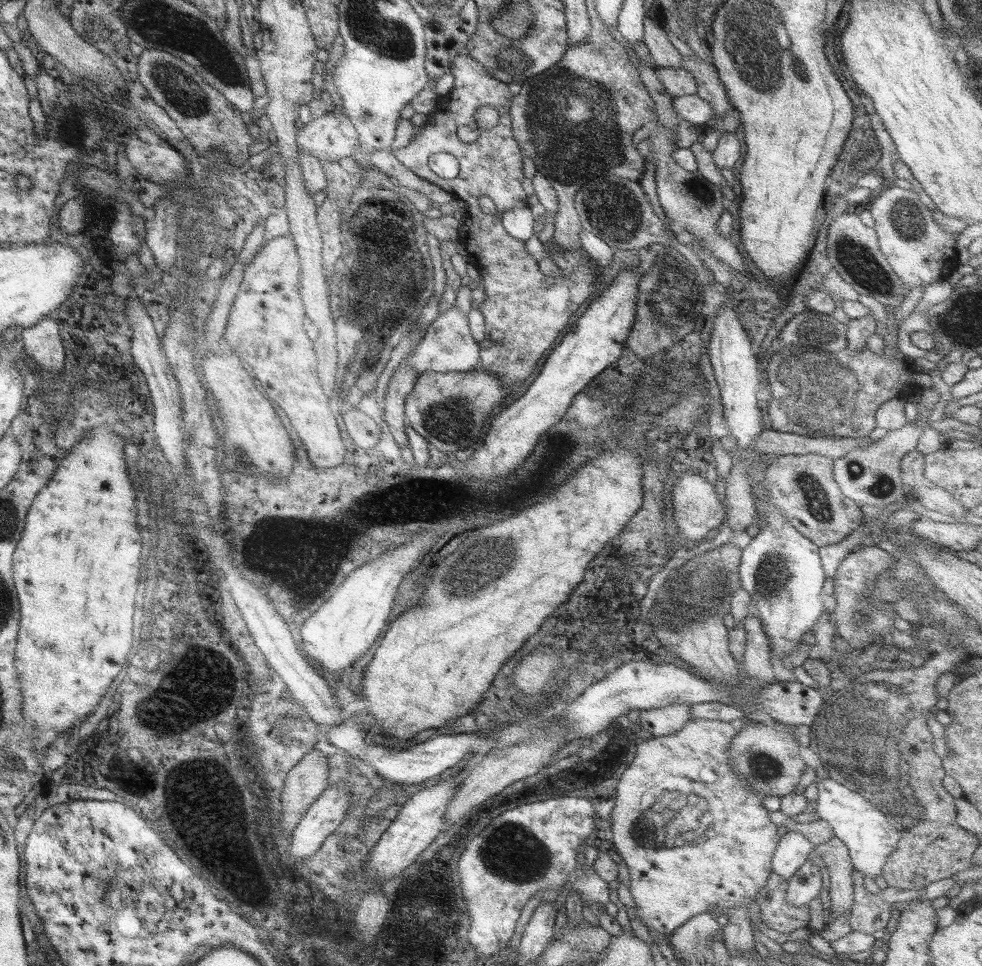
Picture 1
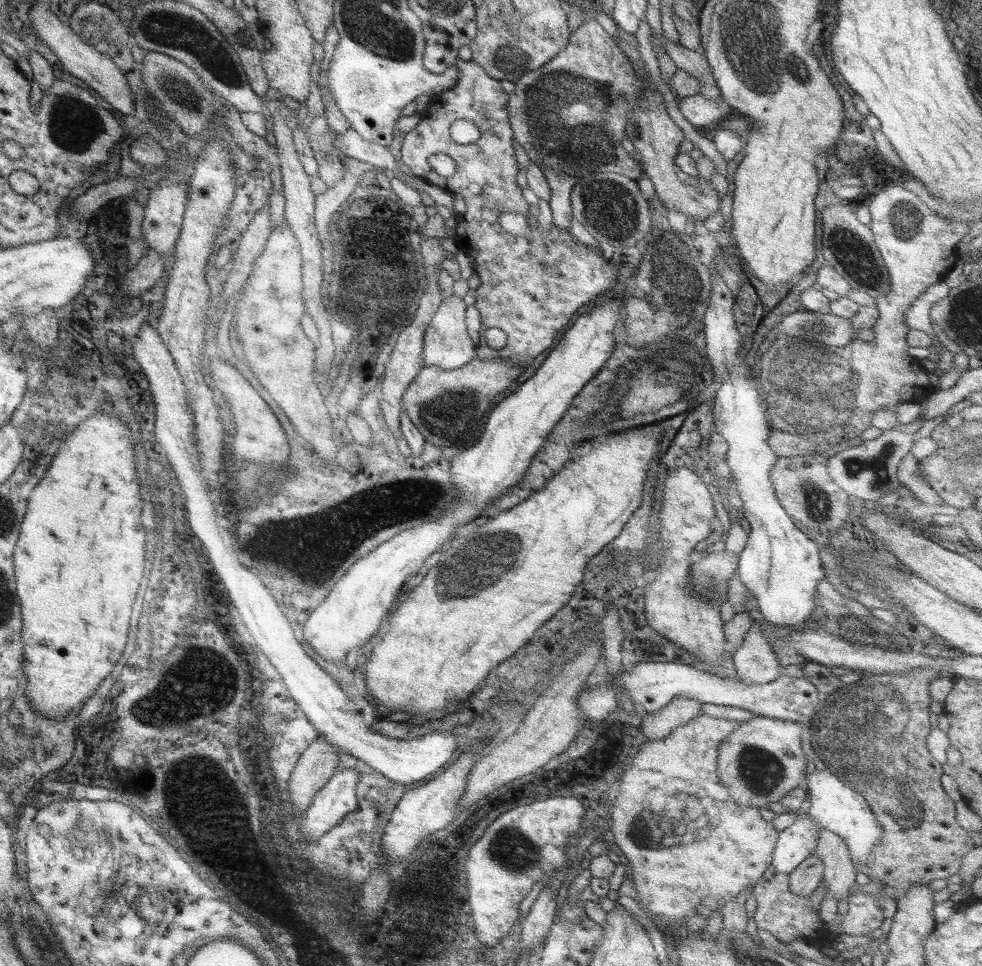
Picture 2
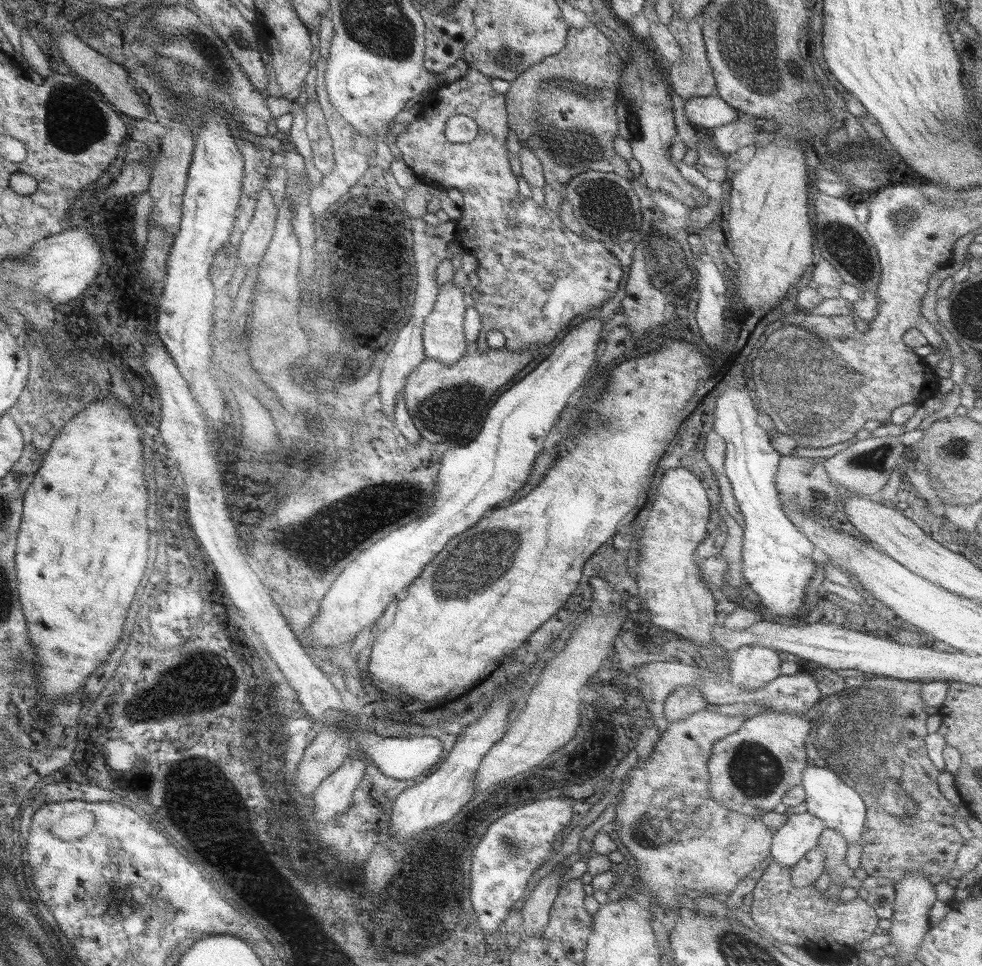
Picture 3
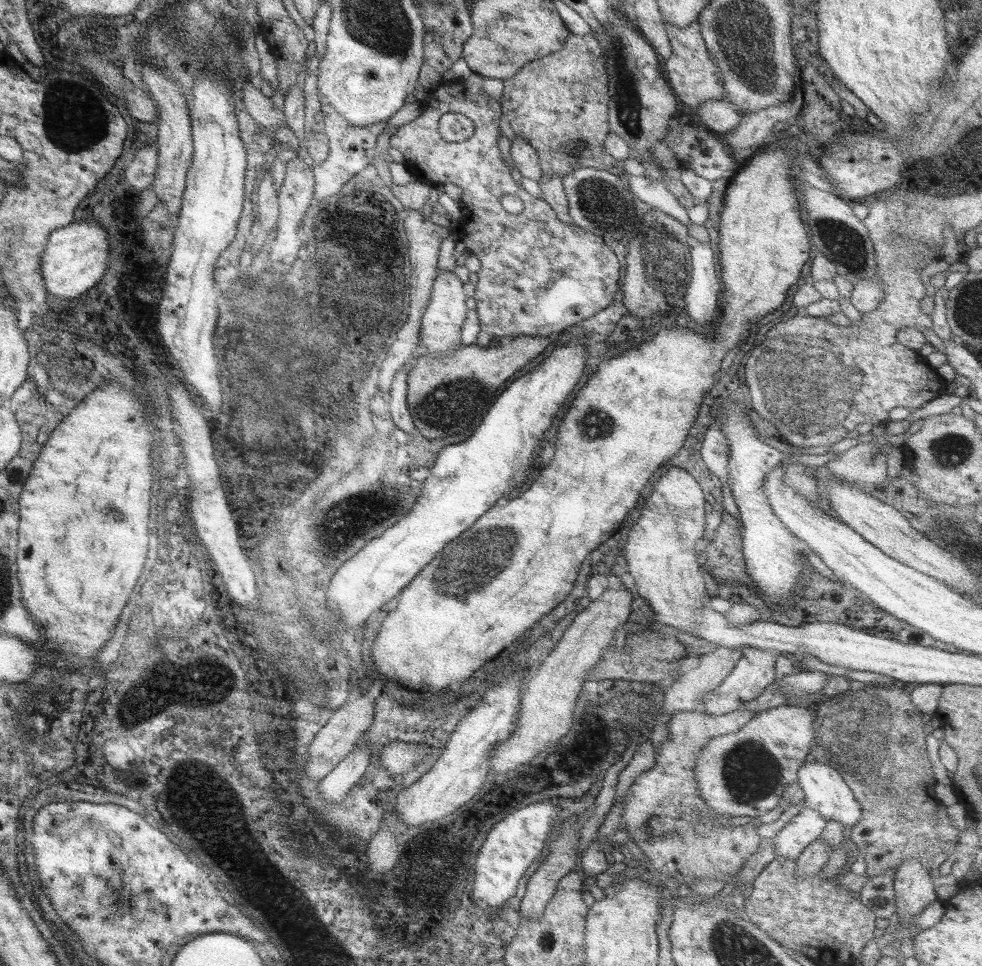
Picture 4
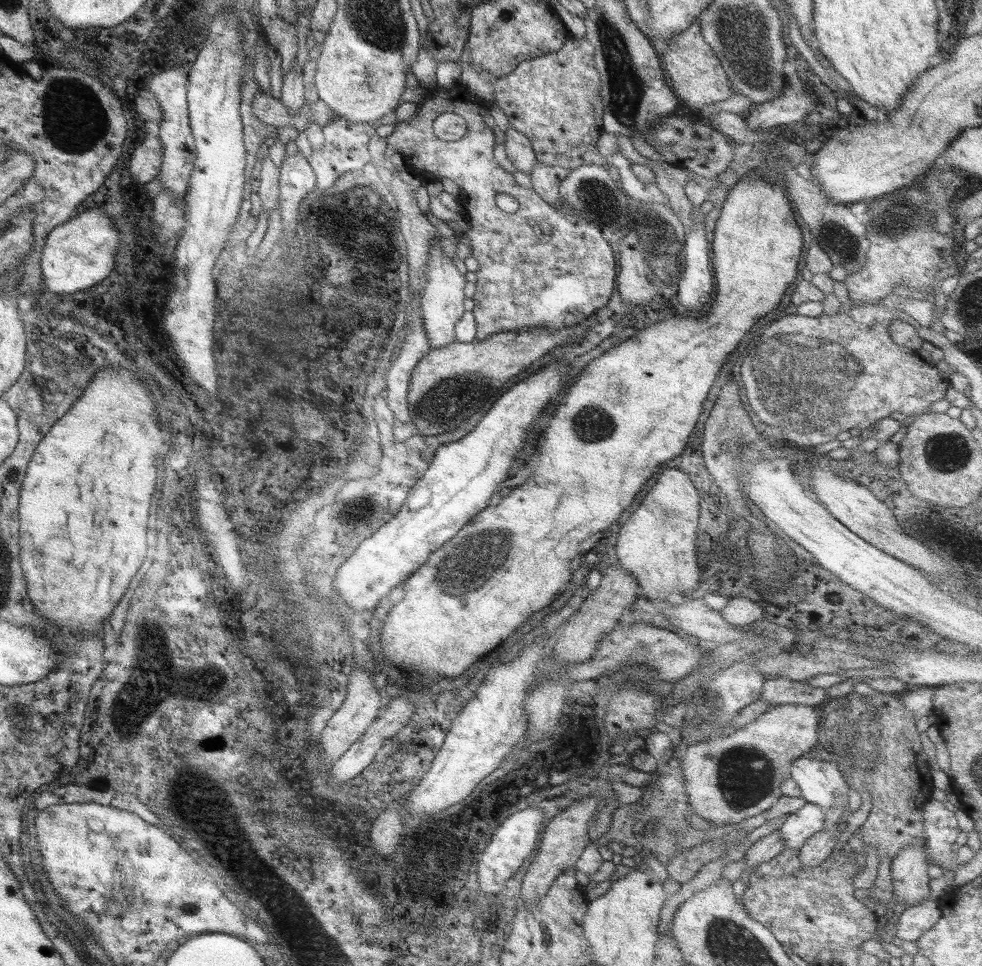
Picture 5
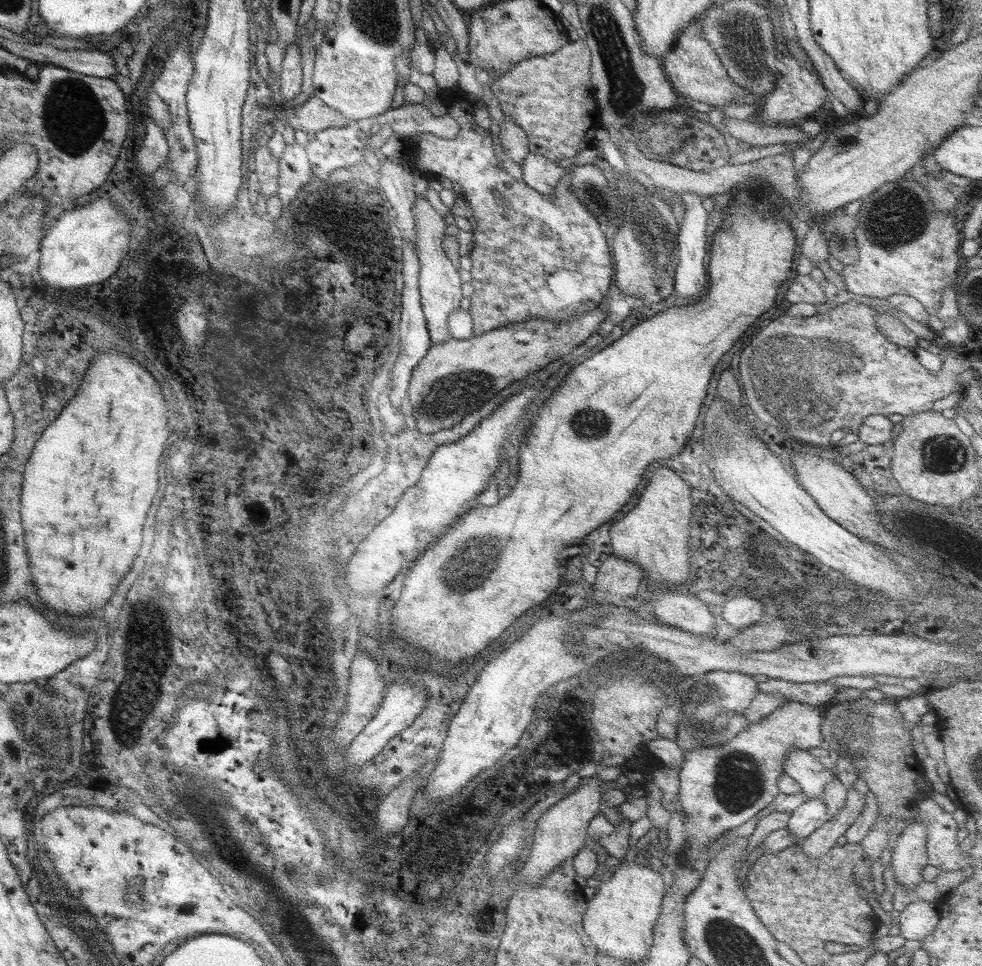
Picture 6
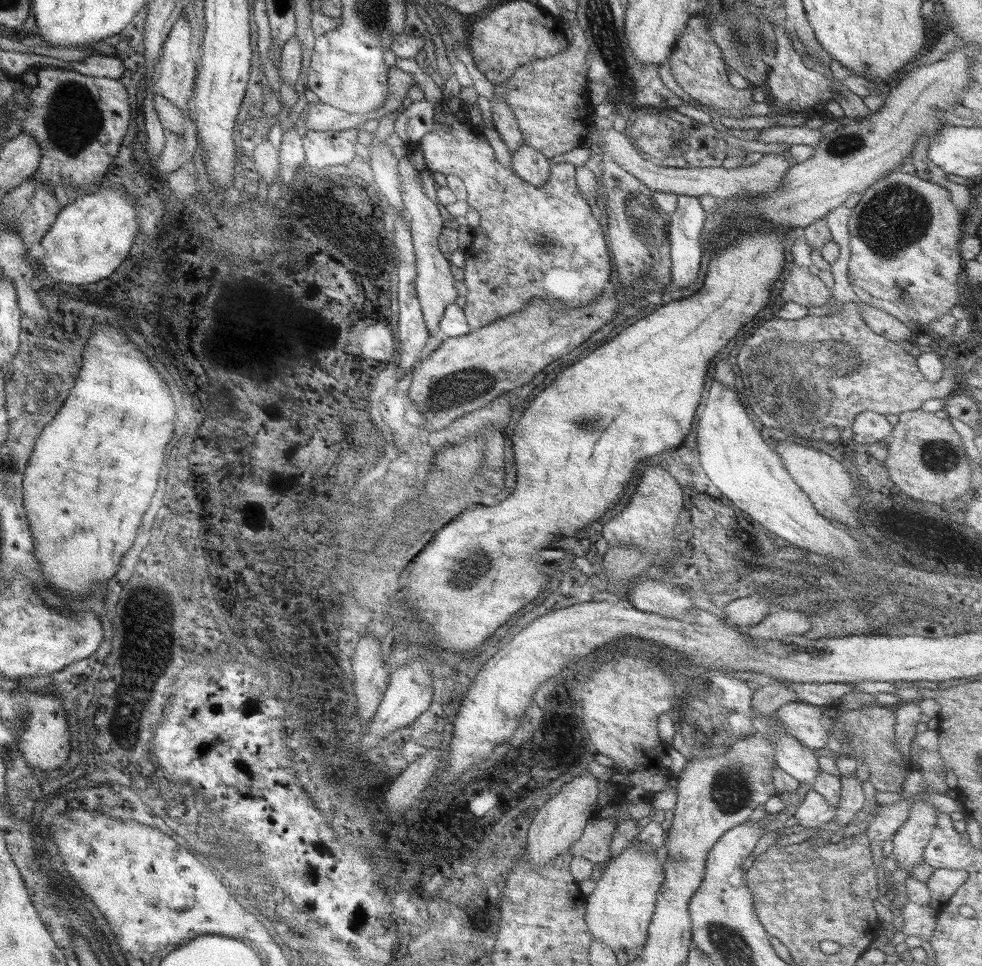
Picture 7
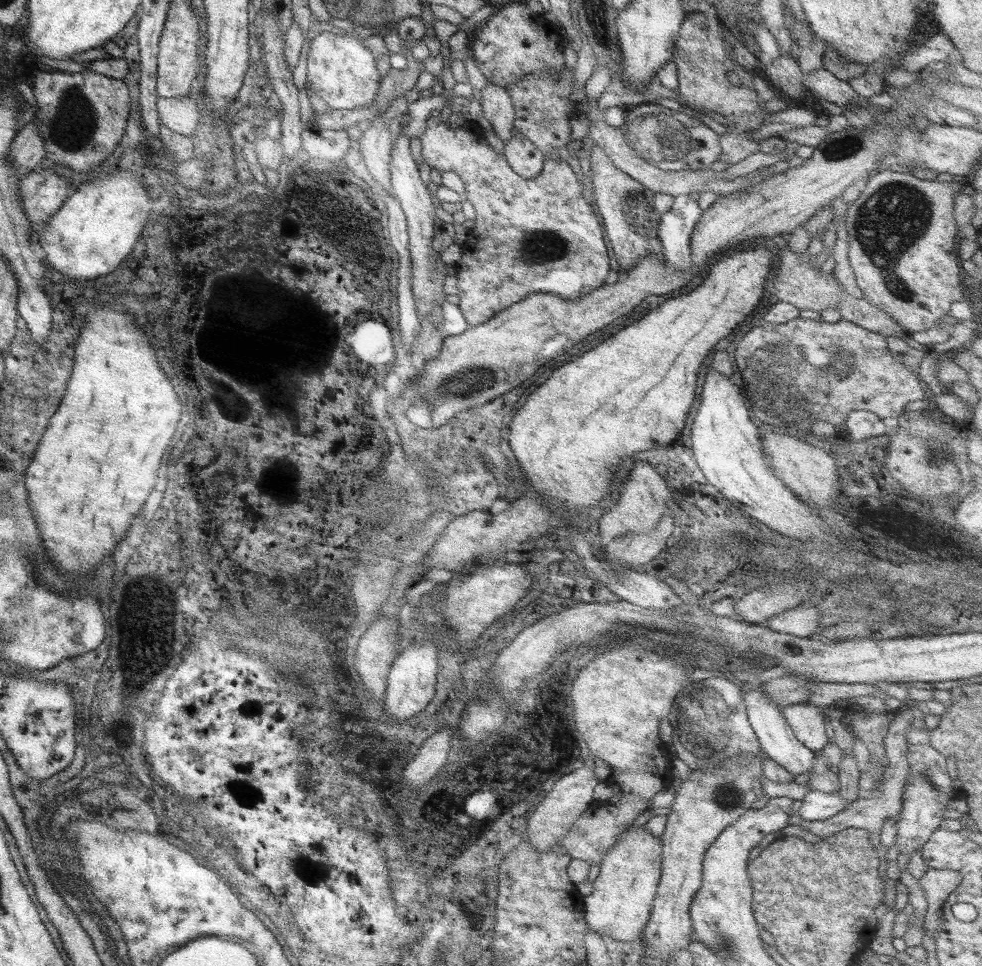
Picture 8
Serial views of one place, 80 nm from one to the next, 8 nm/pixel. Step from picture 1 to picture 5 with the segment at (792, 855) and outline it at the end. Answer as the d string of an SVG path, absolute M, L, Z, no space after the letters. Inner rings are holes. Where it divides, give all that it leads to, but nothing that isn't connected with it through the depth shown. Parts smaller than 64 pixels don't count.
M804 802L778 828L783 847L797 852L810 835L822 830L823 823L824 811Z

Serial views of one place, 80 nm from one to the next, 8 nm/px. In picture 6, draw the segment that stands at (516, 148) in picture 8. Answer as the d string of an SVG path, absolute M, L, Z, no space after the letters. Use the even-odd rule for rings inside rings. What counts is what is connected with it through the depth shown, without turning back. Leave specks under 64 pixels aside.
M528 152L521 161L522 182L539 194L552 195L559 178L566 173L564 165L556 165L549 160Z

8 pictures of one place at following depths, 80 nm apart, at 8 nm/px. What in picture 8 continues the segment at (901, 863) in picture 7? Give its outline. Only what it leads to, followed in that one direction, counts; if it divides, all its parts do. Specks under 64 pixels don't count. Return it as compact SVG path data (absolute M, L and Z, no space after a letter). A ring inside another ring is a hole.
M929 744L908 745L905 754L908 762L908 775L902 792L902 805L895 821L895 848L901 854L913 854L923 847L929 836L942 820L943 810L953 798L956 782L949 779L945 771L945 759Z

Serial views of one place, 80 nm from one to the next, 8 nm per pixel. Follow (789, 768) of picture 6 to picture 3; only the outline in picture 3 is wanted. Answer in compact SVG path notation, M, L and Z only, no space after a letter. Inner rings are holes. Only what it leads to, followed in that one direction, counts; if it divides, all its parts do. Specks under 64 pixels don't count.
M815 765L806 766L801 771L801 788L804 790L806 812L818 818L824 829L831 829L843 838L847 845L859 845L865 822L865 805L862 798L849 788L833 771Z

